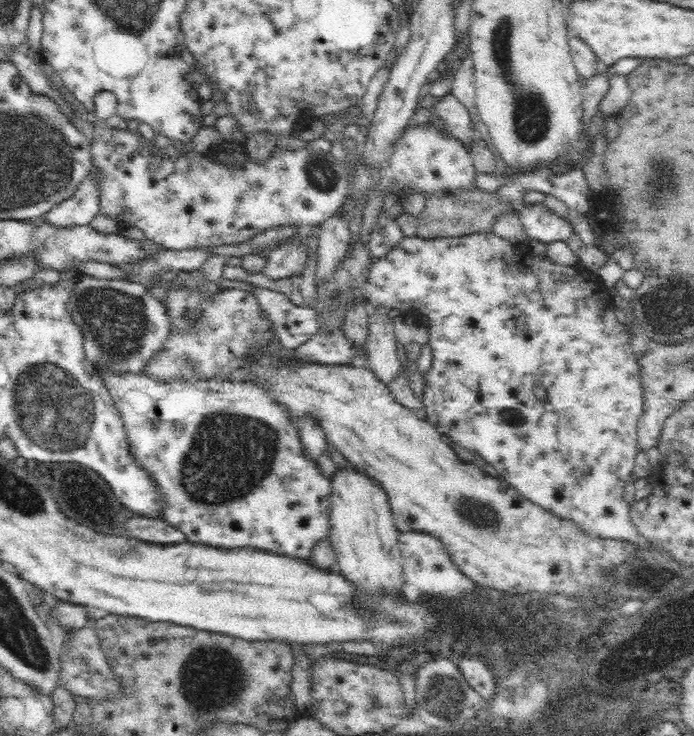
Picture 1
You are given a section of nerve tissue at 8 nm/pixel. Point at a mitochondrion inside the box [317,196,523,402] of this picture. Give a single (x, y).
(333, 297)

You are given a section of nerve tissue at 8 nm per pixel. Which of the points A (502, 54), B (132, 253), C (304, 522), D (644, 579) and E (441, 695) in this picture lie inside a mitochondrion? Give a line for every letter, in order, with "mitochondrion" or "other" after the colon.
A: mitochondrion
B: other
C: other
D: other
E: mitochondrion

